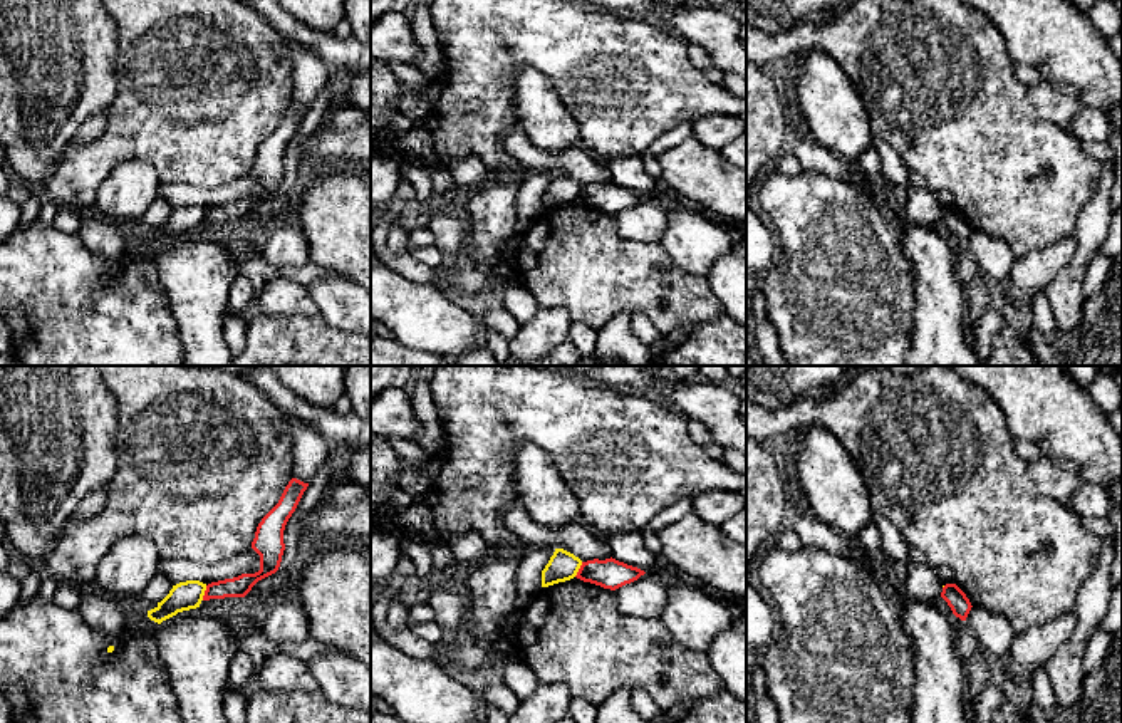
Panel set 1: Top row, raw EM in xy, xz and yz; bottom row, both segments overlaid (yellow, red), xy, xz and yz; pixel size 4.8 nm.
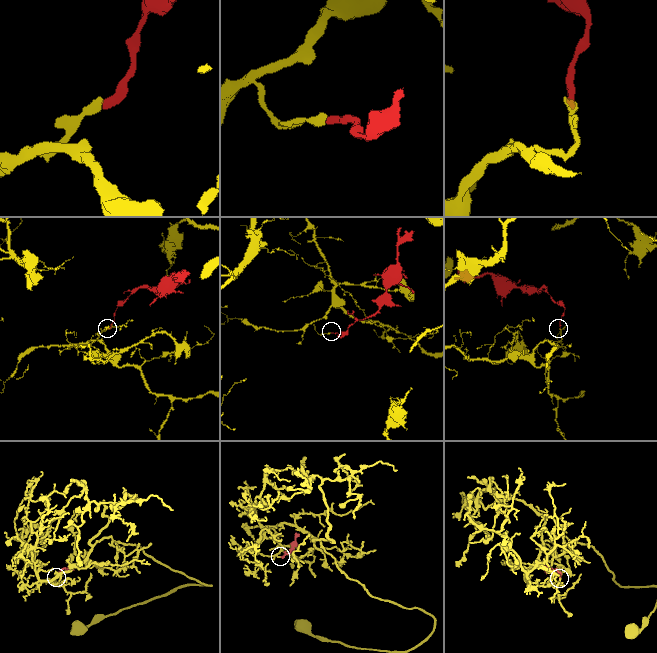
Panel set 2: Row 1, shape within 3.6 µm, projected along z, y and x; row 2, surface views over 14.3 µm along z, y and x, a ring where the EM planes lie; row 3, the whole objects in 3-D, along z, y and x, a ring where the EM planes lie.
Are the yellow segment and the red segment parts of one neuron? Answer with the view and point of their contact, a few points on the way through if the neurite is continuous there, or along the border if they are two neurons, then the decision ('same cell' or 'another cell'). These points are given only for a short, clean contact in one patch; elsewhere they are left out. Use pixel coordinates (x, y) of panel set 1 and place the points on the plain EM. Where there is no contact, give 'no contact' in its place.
contact xy (203, 217); border xy (207, 210), (202, 223); another cell

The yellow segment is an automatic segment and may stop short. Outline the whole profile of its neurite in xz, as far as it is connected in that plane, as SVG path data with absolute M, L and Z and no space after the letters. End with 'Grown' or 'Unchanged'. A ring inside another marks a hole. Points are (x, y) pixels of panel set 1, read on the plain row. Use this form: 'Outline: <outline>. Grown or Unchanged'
Outline: M555 173L548 188L542 195L542 211L548 211L574 203L580 190L582 185L579 181L564 173Z. Unchanged

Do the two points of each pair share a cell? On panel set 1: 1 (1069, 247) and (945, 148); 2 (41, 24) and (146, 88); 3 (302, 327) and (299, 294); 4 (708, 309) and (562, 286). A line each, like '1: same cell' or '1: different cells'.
1: different cells
2: different cells
3: different cells
4: same cell

